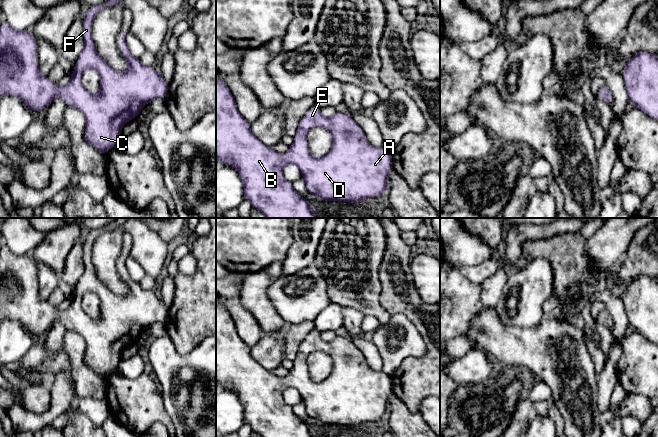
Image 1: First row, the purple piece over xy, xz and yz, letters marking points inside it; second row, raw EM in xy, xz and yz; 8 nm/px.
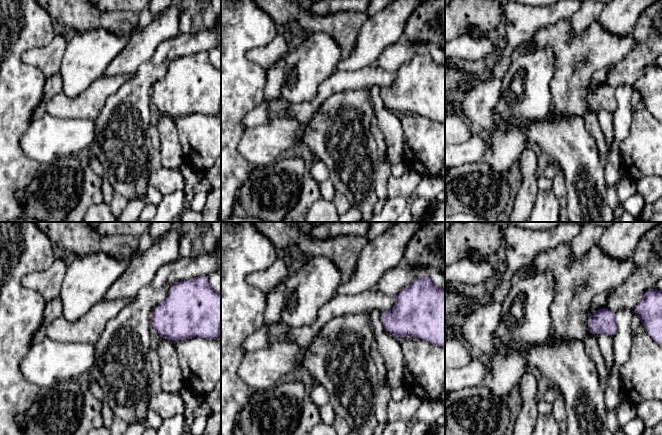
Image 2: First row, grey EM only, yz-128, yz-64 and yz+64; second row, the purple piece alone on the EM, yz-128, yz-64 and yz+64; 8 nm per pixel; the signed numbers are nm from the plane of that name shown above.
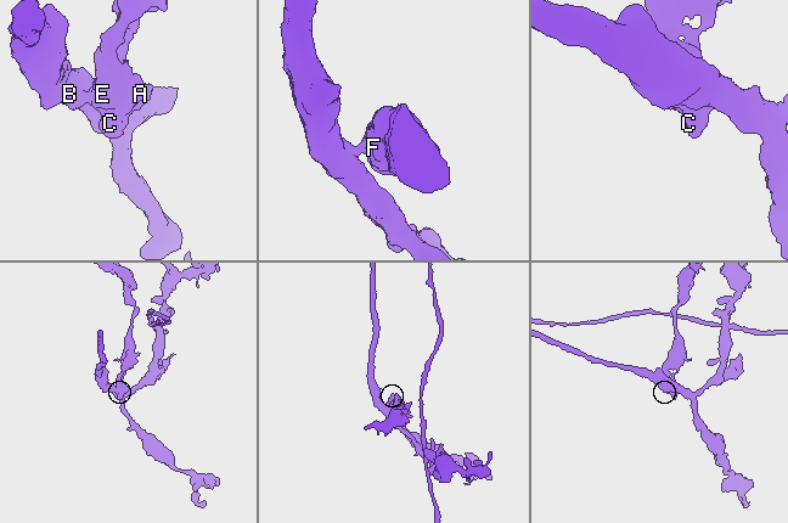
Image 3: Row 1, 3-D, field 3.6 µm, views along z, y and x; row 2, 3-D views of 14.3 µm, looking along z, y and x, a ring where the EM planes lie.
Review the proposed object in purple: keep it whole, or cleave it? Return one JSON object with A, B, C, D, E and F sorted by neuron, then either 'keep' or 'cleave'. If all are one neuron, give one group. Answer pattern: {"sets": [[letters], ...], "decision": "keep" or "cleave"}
{"sets": [["A", "B", "C", "D", "E", "F"]], "decision": "keep"}

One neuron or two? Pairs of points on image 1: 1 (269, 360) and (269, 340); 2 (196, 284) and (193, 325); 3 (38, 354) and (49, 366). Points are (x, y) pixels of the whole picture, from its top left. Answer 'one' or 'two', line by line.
1: one
2: one
3: one

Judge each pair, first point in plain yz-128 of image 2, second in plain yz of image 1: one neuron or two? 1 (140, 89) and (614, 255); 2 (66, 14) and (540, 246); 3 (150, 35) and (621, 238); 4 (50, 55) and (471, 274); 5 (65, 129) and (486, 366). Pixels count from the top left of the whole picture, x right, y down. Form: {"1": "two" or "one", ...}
{"1": "two", "2": "one", "3": "one", "4": "one", "5": "one"}

